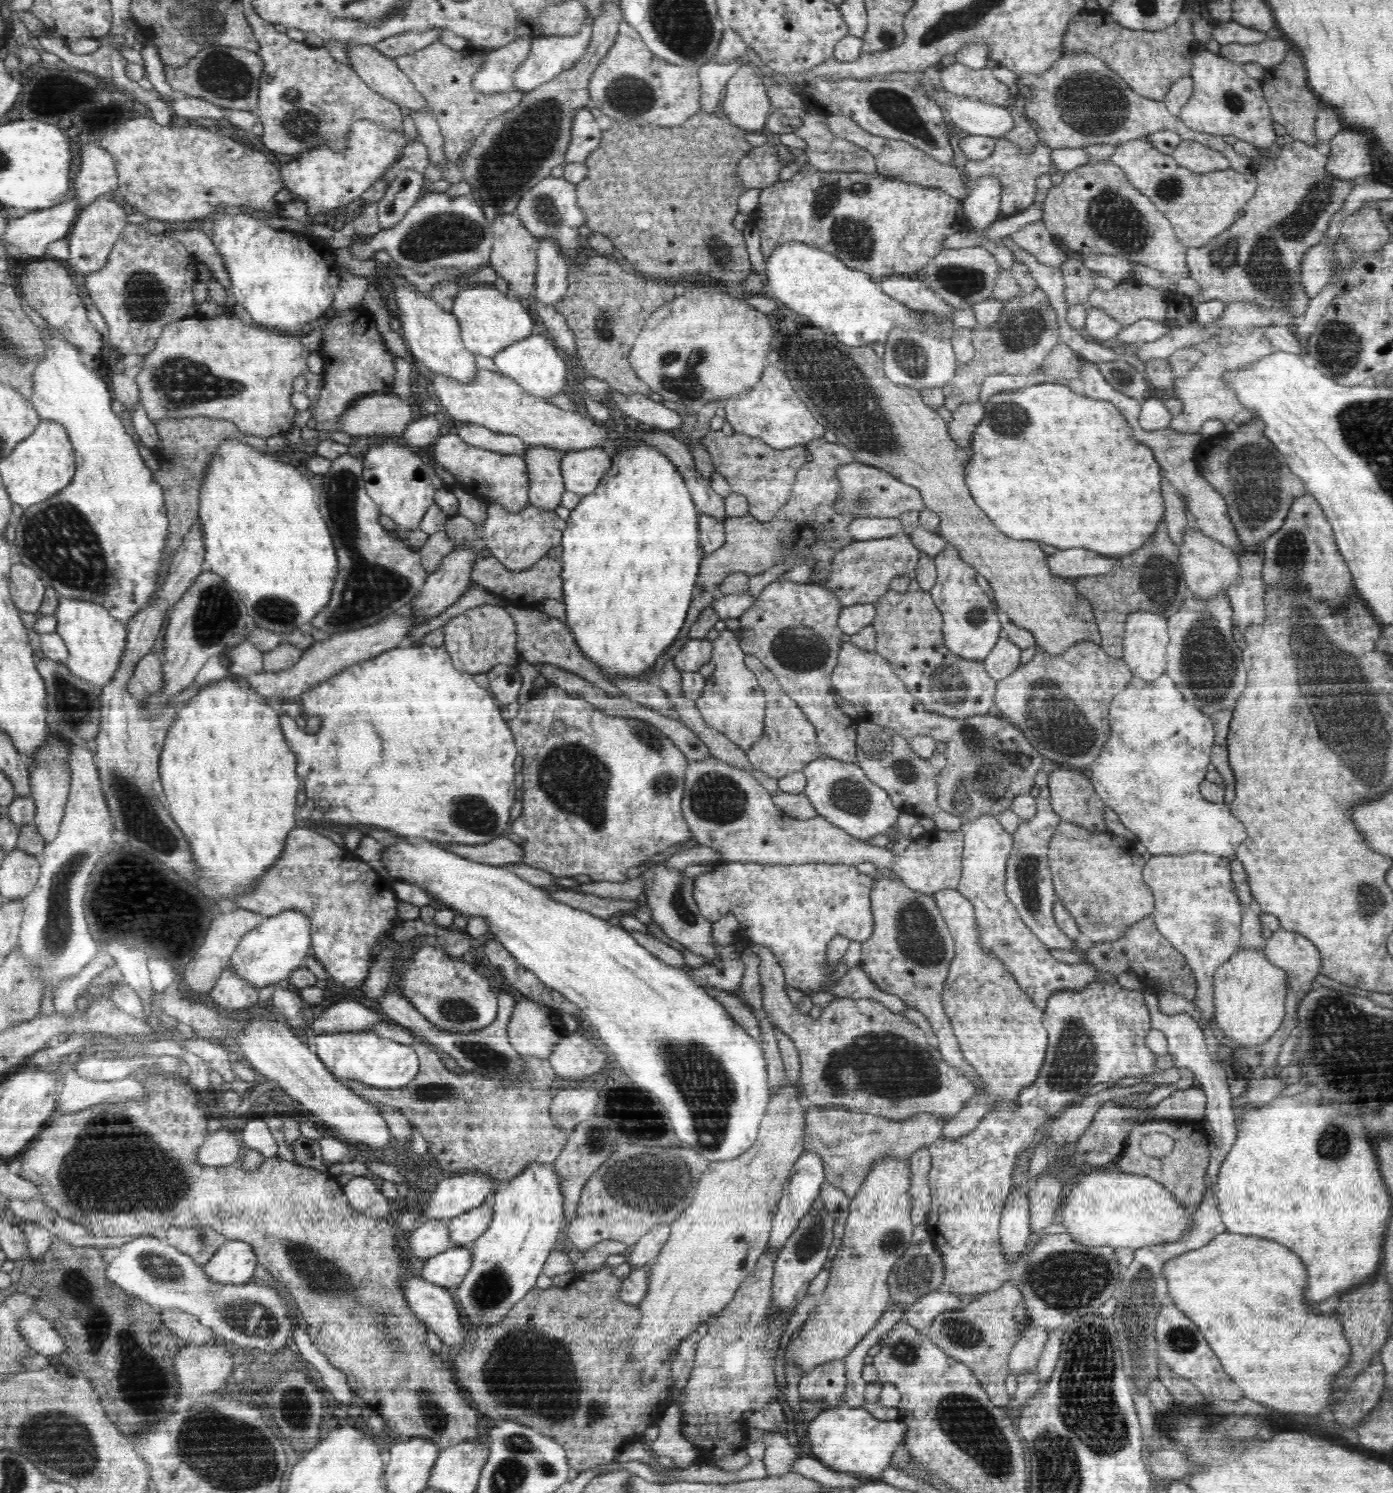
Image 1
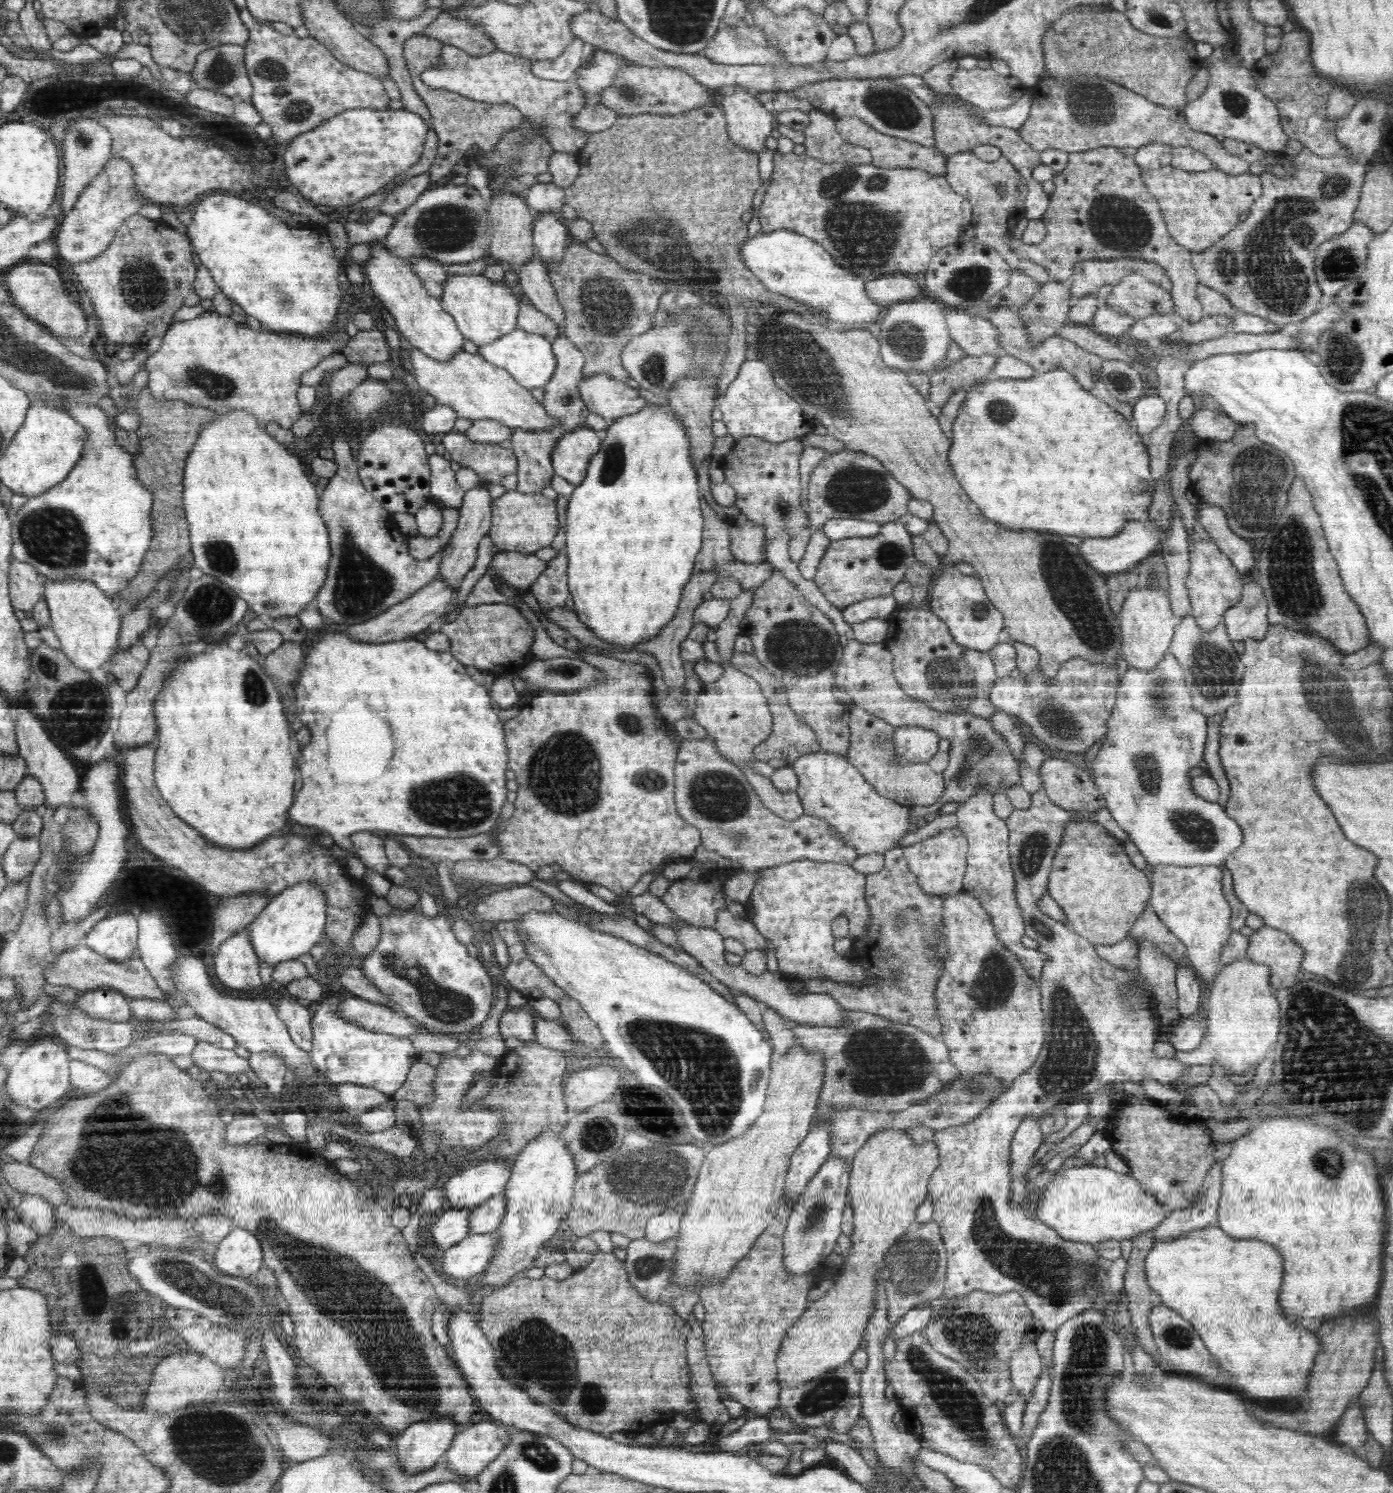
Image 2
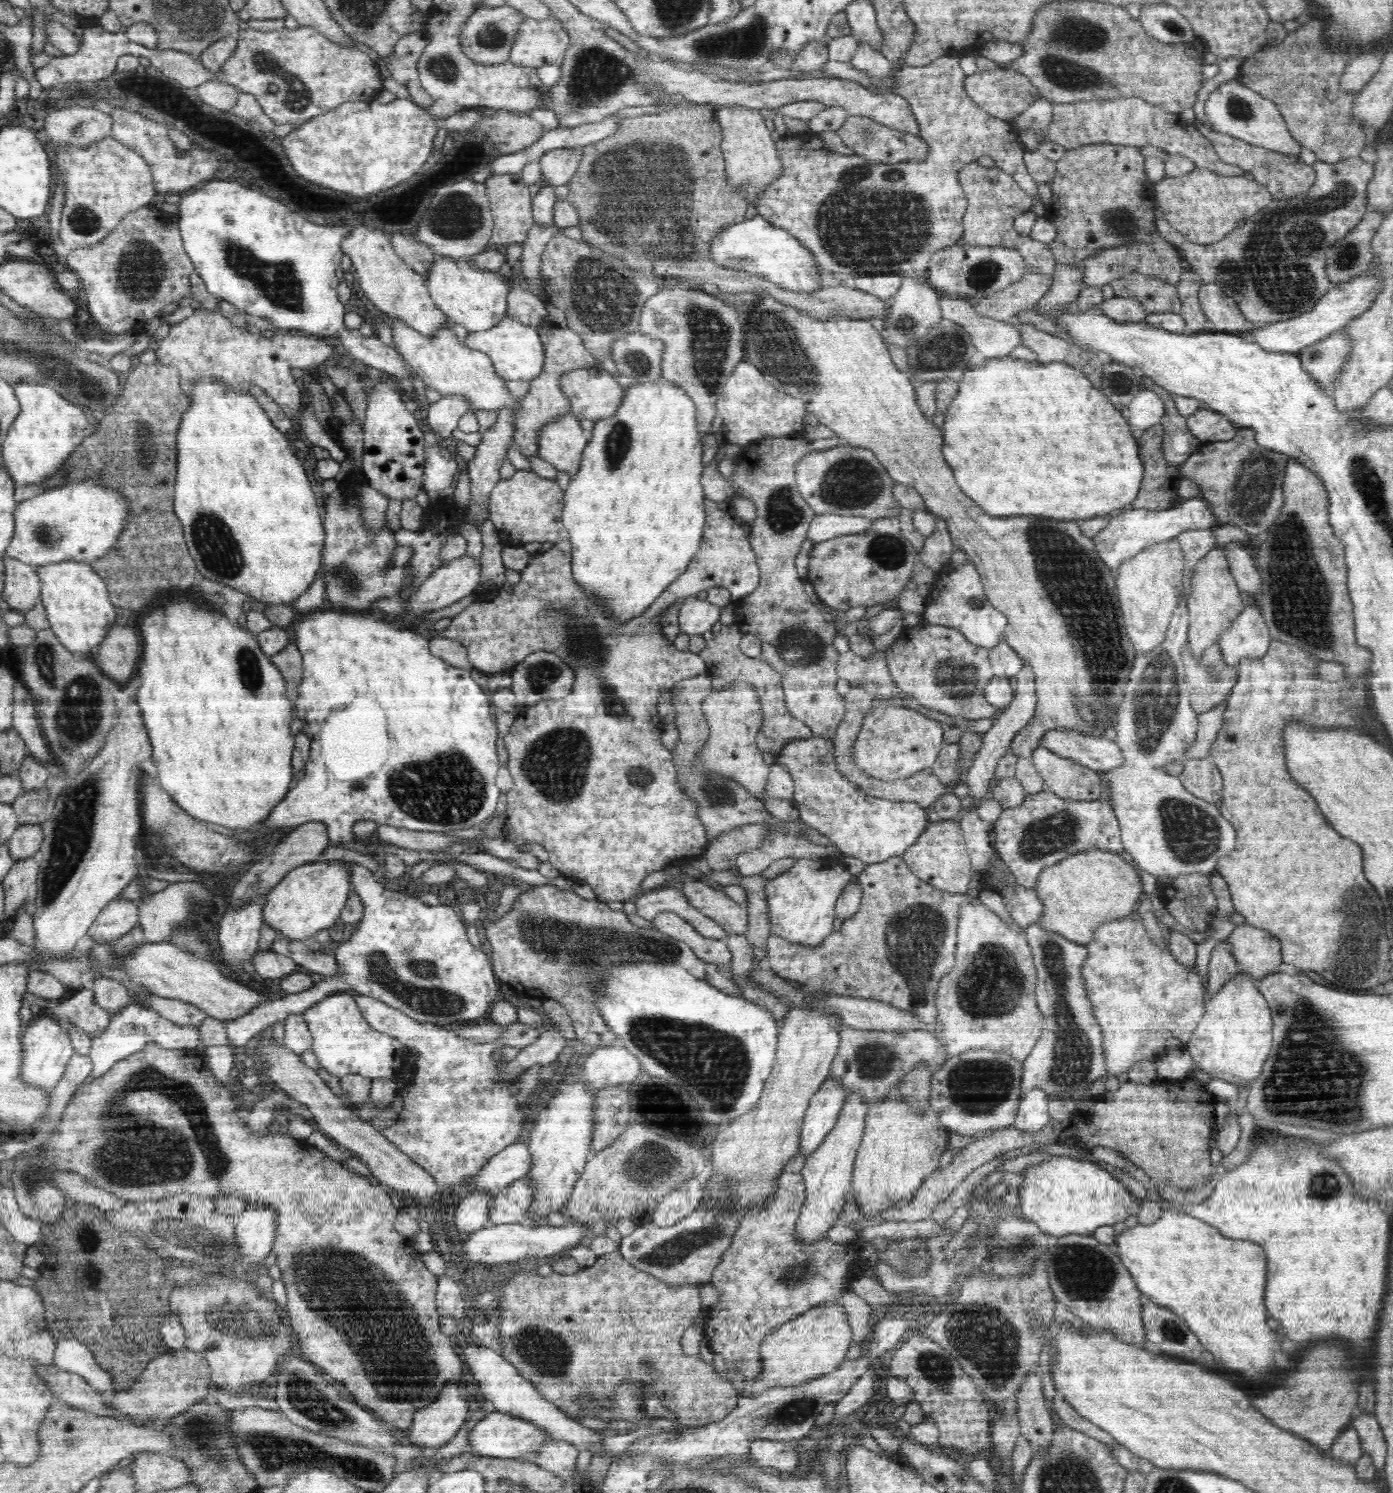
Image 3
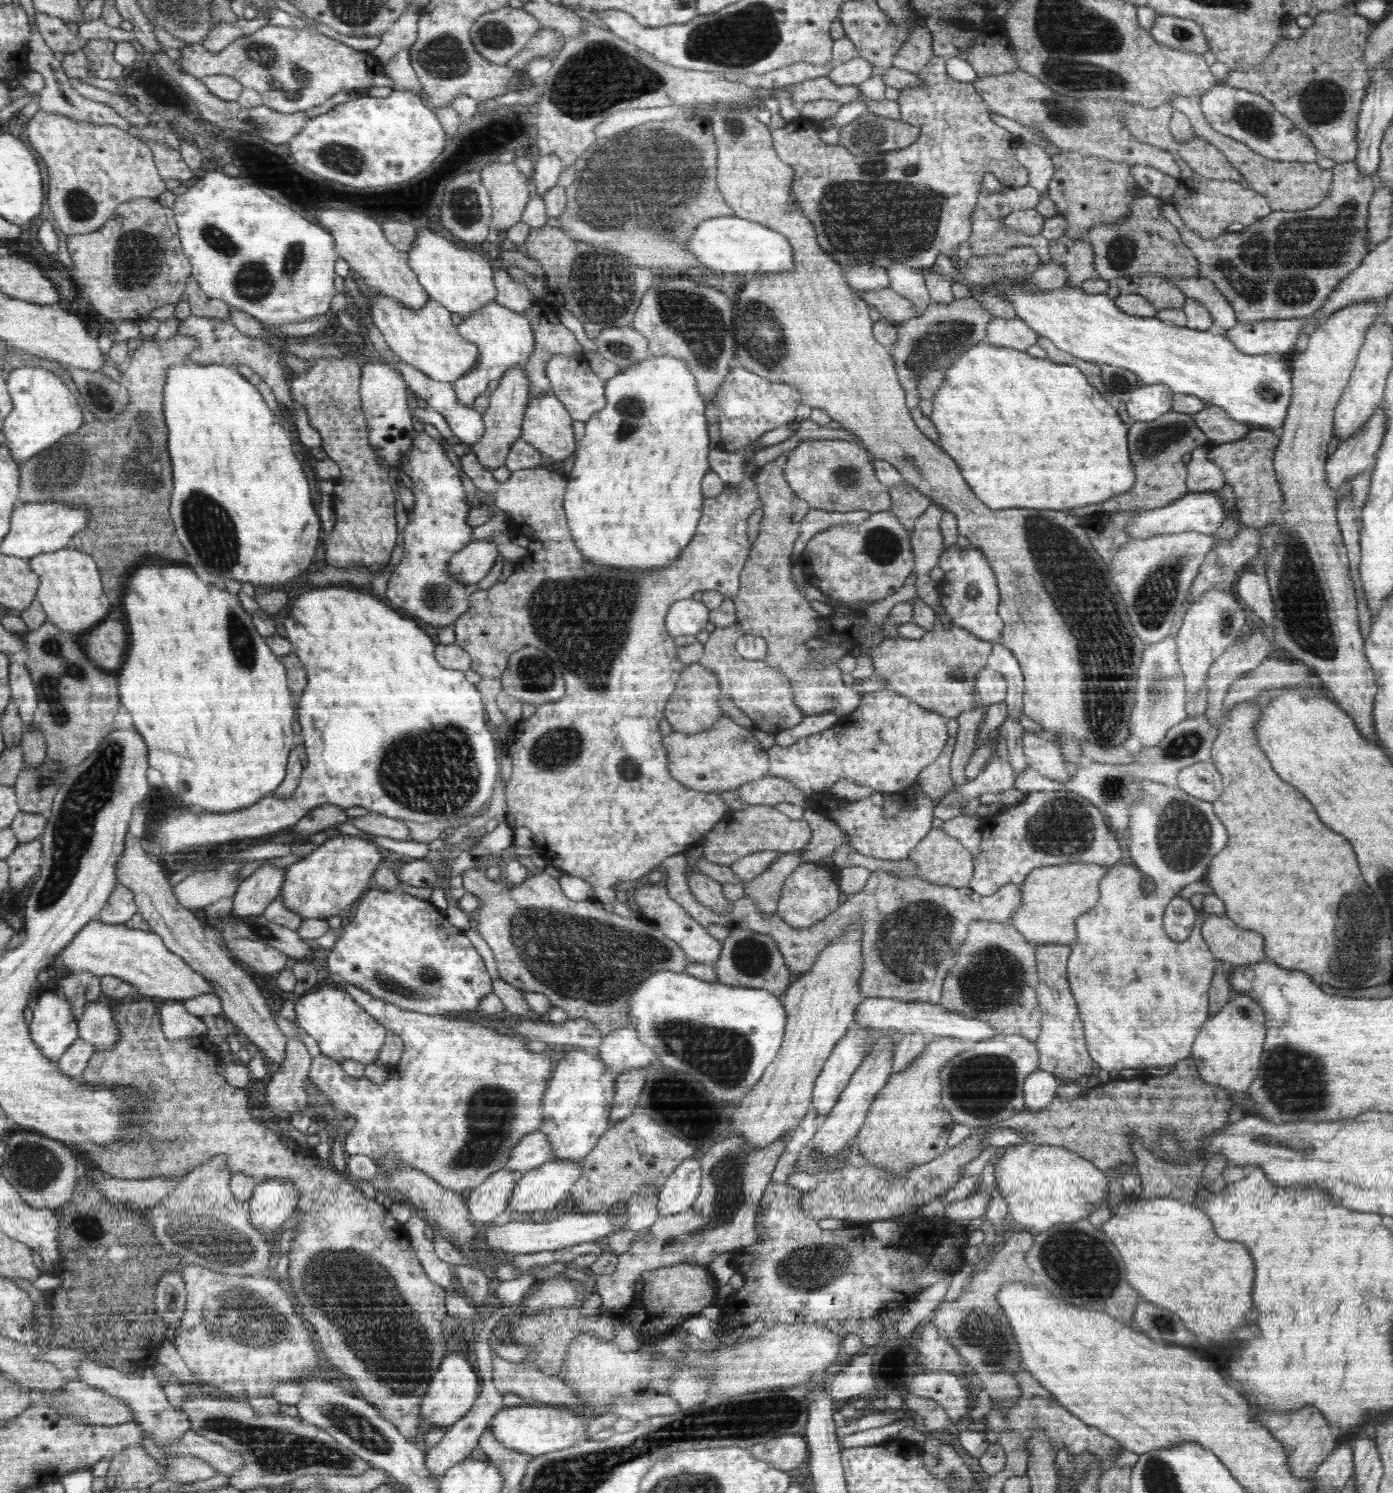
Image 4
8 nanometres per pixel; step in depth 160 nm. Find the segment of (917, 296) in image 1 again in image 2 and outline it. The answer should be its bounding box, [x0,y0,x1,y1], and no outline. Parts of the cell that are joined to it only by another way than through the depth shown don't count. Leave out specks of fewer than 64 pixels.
[866,274,924,305]

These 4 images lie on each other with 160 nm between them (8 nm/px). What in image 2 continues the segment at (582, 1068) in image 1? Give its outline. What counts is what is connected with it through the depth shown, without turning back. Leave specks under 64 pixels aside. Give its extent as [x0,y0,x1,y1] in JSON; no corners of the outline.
[535,1016,573,1054]

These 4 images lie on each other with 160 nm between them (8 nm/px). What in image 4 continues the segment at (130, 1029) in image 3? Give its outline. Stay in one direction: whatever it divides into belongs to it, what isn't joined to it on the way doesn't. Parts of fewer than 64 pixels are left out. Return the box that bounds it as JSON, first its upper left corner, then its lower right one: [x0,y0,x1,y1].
[78,1000,206,1051]

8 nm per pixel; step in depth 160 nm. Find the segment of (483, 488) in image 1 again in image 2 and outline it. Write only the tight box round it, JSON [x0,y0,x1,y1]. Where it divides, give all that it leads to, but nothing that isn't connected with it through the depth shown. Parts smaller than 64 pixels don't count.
[442,431,519,490]

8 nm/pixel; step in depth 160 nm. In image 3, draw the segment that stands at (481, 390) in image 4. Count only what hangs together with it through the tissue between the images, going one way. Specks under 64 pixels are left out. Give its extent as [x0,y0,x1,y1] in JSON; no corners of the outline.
[427,314,546,439]

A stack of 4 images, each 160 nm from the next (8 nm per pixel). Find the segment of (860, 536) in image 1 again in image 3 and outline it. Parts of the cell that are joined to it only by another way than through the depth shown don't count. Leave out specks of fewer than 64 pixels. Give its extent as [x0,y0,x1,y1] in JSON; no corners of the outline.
[807,514,873,543]

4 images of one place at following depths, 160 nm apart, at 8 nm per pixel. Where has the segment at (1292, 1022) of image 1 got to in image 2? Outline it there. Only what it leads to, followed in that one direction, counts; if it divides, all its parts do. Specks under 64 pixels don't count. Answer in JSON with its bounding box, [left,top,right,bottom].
[1246,926,1304,990]

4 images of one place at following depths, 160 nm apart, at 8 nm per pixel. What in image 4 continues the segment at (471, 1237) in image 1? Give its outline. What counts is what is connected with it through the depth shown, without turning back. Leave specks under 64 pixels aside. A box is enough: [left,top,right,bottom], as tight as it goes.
[508,1161,582,1213]

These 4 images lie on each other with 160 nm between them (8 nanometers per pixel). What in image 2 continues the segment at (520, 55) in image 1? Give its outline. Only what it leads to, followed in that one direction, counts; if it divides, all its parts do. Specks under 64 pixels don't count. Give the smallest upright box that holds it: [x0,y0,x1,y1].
[422,43,588,156]

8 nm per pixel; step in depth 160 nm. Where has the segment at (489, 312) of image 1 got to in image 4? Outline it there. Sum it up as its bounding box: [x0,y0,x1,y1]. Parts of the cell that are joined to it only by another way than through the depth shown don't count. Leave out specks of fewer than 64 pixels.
[406,226,495,318]

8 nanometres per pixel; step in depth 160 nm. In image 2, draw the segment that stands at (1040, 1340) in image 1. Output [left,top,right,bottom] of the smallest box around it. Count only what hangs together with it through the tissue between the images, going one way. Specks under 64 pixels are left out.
[1008,1344,1044,1402]

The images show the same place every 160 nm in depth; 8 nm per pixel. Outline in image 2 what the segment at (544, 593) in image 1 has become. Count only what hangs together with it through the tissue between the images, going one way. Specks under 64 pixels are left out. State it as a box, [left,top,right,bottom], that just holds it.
[486,551,547,590]

